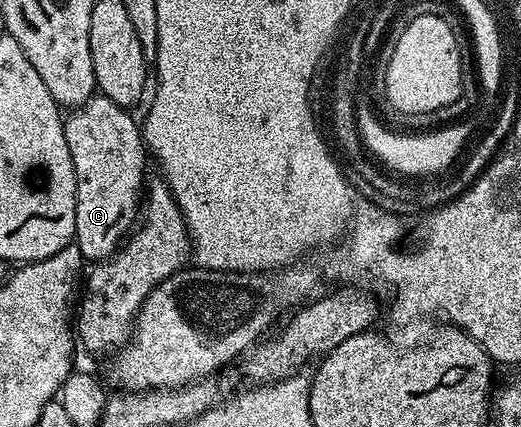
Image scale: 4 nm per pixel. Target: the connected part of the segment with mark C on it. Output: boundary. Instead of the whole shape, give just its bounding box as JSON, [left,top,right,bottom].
[64,95,148,263]

